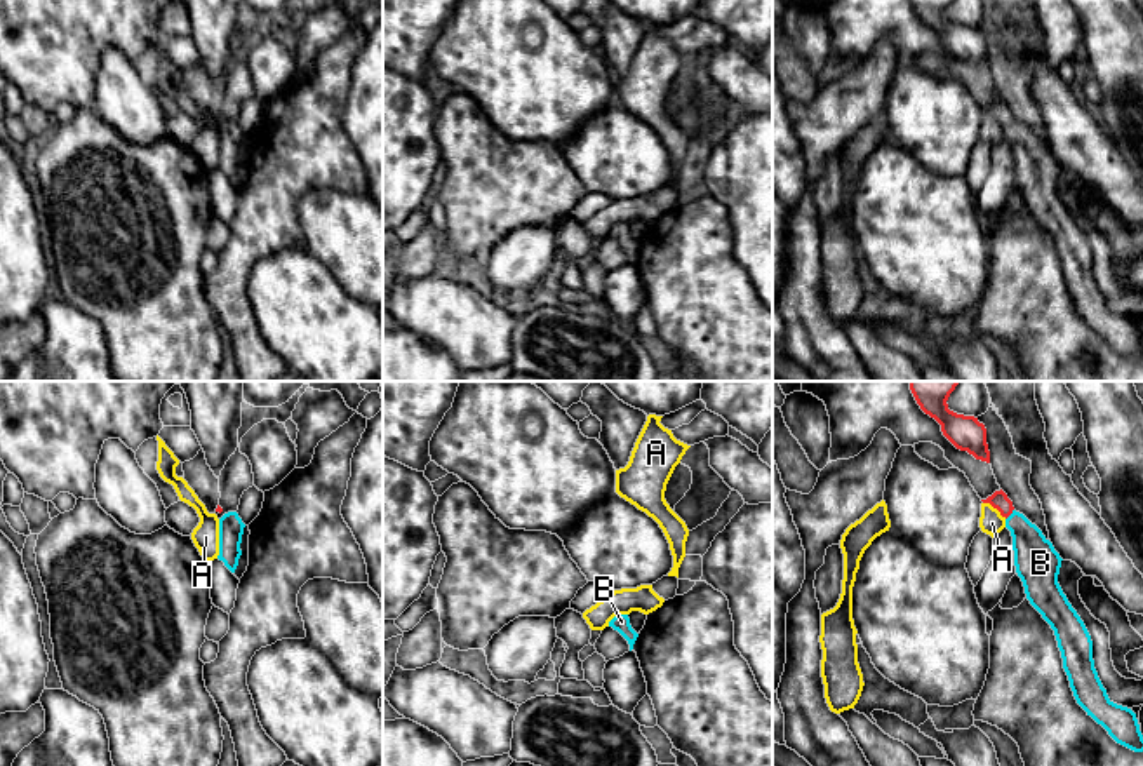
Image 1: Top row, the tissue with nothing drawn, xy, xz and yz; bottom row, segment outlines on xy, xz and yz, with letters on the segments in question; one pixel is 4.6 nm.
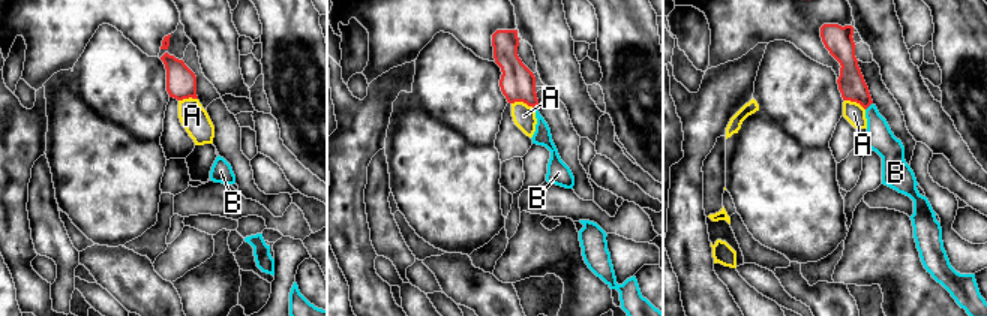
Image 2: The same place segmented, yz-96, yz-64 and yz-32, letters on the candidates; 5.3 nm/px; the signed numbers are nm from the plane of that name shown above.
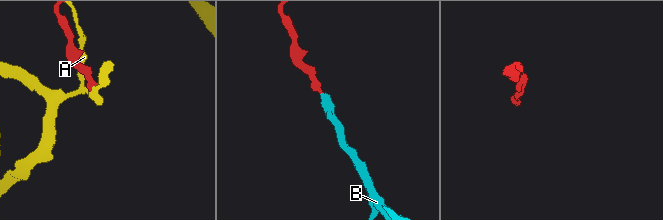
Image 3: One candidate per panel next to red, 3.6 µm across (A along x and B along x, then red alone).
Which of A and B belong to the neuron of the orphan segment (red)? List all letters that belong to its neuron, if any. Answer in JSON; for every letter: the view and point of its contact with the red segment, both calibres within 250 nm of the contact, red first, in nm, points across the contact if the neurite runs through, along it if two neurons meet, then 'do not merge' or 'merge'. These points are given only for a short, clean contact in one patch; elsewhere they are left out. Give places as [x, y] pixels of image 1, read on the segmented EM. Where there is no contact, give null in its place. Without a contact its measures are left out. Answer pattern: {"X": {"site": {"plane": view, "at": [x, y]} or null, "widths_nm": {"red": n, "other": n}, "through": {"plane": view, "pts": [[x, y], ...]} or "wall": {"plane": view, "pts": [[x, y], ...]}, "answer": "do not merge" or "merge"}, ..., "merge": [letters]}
{"A": {"site": {"plane": "yz", "at": [995, 507]}, "widths_nm": {"red": 90, "other": 110}, "answer": "do not merge"}, "B": {"site": {"plane": "yz", "at": [1011, 512]}, "widths_nm": {"red": 90, "other": 200}, "through": {"plane": "yz", "pts": [[999, 500], [1011, 512], [1027, 537], [1036, 559]]}, "answer": "merge"}, "merge": ["B"]}

